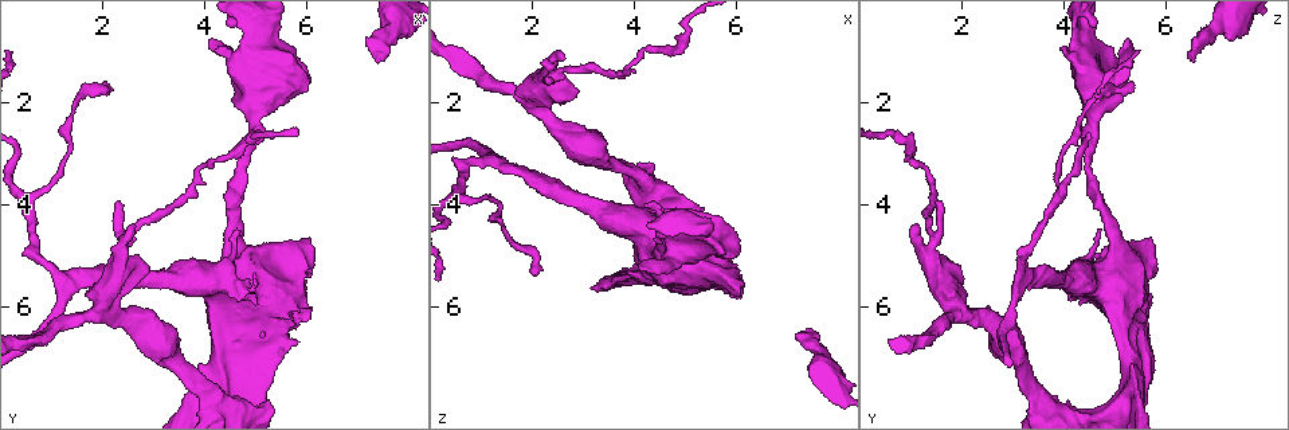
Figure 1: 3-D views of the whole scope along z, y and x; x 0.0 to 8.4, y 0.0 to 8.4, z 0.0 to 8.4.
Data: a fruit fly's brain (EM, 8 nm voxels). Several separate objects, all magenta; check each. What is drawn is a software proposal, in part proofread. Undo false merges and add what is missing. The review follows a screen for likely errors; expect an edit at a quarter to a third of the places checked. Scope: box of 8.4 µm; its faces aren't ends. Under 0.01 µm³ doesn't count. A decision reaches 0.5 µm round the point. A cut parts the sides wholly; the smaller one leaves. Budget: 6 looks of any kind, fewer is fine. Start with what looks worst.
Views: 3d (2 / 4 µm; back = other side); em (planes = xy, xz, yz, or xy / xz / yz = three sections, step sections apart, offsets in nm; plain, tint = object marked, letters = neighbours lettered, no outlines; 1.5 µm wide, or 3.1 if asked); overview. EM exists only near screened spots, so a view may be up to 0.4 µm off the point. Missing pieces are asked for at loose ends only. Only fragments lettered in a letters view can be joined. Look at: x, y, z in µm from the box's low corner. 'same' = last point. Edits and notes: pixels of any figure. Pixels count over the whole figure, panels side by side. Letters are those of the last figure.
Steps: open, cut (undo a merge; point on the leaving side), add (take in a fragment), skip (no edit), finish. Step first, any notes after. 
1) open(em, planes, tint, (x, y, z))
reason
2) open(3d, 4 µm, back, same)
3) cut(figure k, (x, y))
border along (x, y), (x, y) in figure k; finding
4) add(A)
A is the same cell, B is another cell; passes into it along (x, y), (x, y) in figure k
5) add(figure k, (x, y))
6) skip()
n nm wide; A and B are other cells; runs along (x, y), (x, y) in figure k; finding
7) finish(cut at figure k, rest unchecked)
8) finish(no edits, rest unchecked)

open(em, xy, step 8, letters, (7.35, 1.15, 6.55))

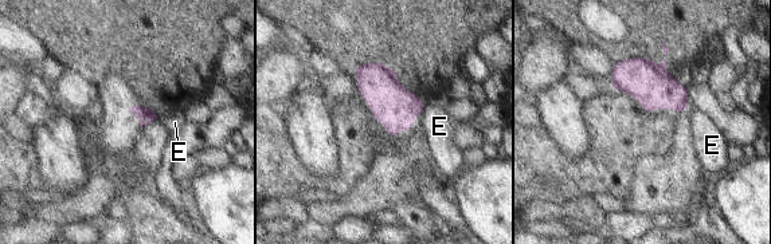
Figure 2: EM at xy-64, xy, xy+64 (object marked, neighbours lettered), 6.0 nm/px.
open(em, planes, letters, same)
cut it another way

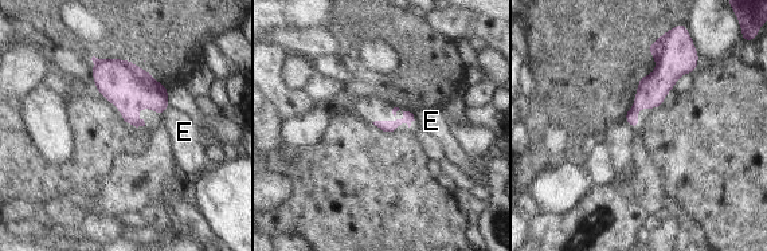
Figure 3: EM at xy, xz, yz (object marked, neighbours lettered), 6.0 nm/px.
skip()
E is another cell; runs along (657, 53), (661, 81), (633, 110), (634, 125) in figure 3; no lettered fragment goes on from it

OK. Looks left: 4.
open(3d, 2 µm, (2.00, 1.65, 5.40))
long arm stops here

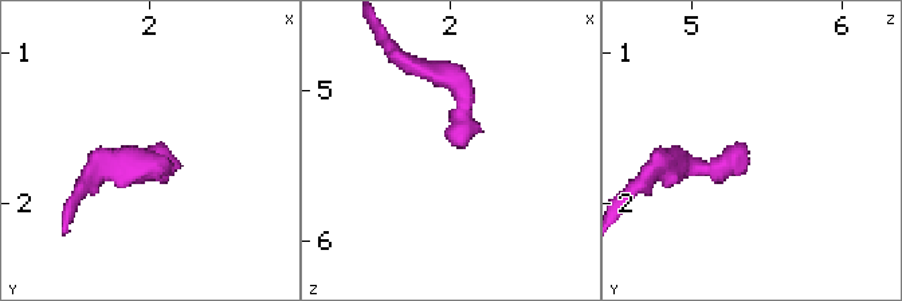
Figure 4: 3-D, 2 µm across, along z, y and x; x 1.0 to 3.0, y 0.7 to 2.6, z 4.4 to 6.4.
open(em, xy, step 8, tint, (1.98, 1.64, 5.34))
need the tissue

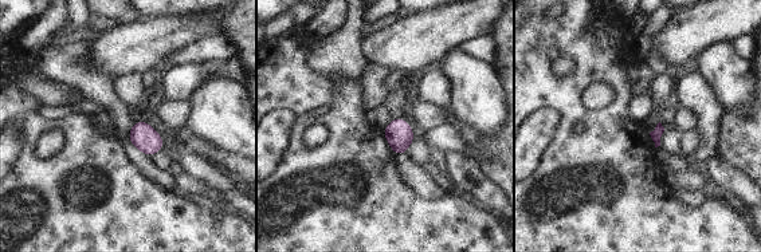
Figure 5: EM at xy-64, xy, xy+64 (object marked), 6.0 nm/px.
open(em, planes, letters, same)

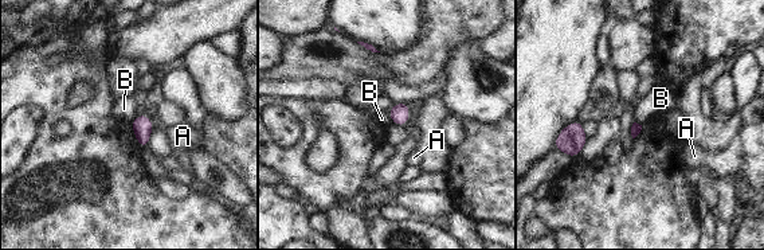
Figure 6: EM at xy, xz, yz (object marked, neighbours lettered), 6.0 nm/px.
skip()
B touches over 90 nm; A and B are other cells; none of them fits

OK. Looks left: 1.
open(em, xz, step 4, letters, (4.90, 2.80, 0.90))
sharp bend

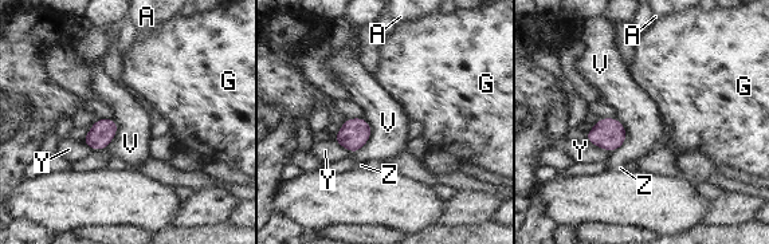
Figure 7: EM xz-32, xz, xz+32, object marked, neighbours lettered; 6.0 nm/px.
skip()
V touches over 240 nm; A, G, V, Y and Z are other cells; border along (364, 117), (371, 137), (354, 153) in figure 7; continuous, no second cell

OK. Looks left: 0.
finish(no edits, rest unchecked)

